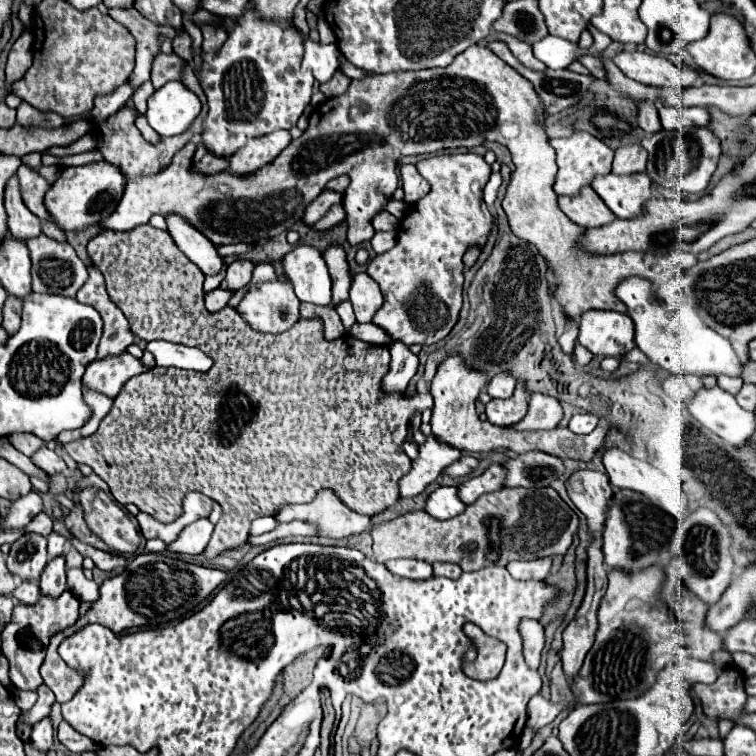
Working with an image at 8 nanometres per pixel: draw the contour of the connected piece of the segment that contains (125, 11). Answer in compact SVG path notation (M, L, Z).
M110 8L108 14L124 24L136 40L136 68L130 76L130 84L138 88L142 82L150 80L150 70L154 56L160 52L160 36L174 38L176 30L172 26L156 26L146 20L136 8Z

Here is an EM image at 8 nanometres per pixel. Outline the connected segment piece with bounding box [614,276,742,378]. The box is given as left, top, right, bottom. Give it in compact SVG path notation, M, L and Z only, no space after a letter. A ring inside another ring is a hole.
M640 276L622 278L614 288L614 296L626 306L628 316L634 320L636 346L650 358L652 364L670 374L696 374L700 378L708 374L740 376L742 366L738 364L738 356L730 342L702 322L692 302L658 298L652 282Z

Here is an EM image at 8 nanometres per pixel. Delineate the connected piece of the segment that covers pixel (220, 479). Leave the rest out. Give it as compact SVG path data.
M148 224L138 226L126 234L118 234L118 232L100 232L98 236L94 236L88 242L88 256L90 260L96 264L96 268L104 274L106 280L106 288L108 288L108 296L110 300L122 310L122 314L126 316L132 334L136 334L138 338L144 340L168 340L168 342L178 342L178 344L186 344L186 346L196 346L202 352L206 352L212 360L214 366L210 368L210 372L190 372L190 370L180 370L180 368L152 368L148 372L144 372L142 376L134 376L132 380L128 380L120 394L114 398L114 406L110 410L110 414L104 416L98 432L94 436L88 438L80 438L74 440L70 444L66 444L66 452L78 462L78 464L88 464L110 488L112 496L116 502L120 504L136 504L140 512L150 514L152 518L156 518L158 522L174 522L180 512L182 512L182 500L188 492L202 492L208 498L212 498L214 502L218 502L222 506L222 520L214 526L212 538L208 548L204 550L204 556L214 558L226 550L234 550L246 544L248 540L248 528L252 524L254 518L258 516L274 516L278 512L278 508L282 504L294 504L294 502L308 502L314 500L318 490L330 488L334 490L340 500L350 506L350 510L364 514L364 516L376 516L380 512L384 512L386 508L390 508L392 504L396 504L398 496L398 480L410 472L410 458L400 450L400 446L406 442L408 438L408 426L410 420L414 418L416 410L426 410L432 408L432 396L430 394L414 394L412 398L406 396L388 396L382 394L380 390L380 380L386 374L386 368L390 364L390 352L384 346L372 346L366 342L360 342L352 336L342 336L334 342L328 342L322 336L322 322L320 320L302 320L298 324L294 324L286 334L278 334L278 336L270 336L270 334L258 334L252 328L248 328L248 324L244 324L242 316L238 316L236 308L222 308L216 314L210 314L204 306L204 278L202 272L198 272L198 268L194 268L194 264L190 264L190 260L186 260L186 256L182 256L182 252L178 252L178 246L174 244L174 240L170 238L168 232L152 228Z

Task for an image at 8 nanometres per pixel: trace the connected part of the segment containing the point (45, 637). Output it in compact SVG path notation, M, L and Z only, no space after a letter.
M66 590L58 600L46 600L44 596L38 600L38 604L18 604L14 608L10 624L2 630L2 652L10 664L10 680L18 690L36 690L42 686L44 680L40 676L40 666L44 662L48 642L54 634L62 632L78 620L78 606L80 600Z

